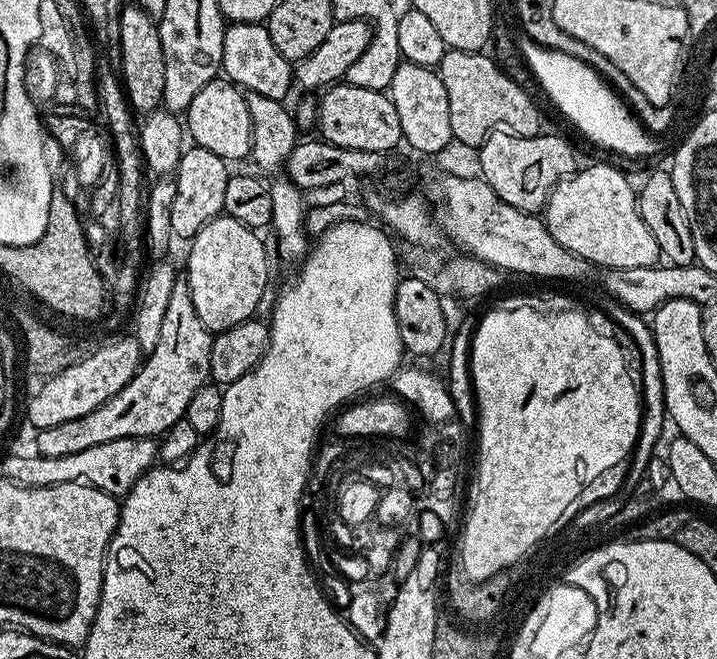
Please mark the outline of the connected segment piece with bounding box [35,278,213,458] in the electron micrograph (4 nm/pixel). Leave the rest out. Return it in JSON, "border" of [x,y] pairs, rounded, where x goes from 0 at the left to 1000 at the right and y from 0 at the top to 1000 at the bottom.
{"border":[[[247,423],[243,440],[237,440],[237,458],[232,464],[232,478],[226,489],[226,502],[220,511],[220,525],[199,542],[195,563],[165,592],[165,598],[148,608],[142,616],[126,622],[114,634],[98,634],[98,640],[81,640],[81,646],[64,646],[54,651],[50,660],[49,684],[64,695],[92,695],[92,689],[110,689],[114,683],[126,683],[126,677],[142,677],[142,671],[165,671],[165,665],[222,665],[229,660],[243,640],[257,636],[259,616],[265,616],[265,604],[282,584],[293,577],[293,525],[297,505],[276,483],[276,470],[271,470],[271,452],[262,439],[261,423]]]}

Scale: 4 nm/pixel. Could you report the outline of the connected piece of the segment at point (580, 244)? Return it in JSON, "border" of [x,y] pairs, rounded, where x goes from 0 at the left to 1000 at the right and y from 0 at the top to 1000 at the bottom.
{"border":[[[834,246],[823,256],[799,261],[771,285],[764,296],[764,308],[756,317],[756,332],[778,373],[789,373],[789,379],[817,392],[833,407],[914,407],[922,399],[923,387],[918,367],[891,325],[888,293],[870,261],[865,263],[854,249]]]}

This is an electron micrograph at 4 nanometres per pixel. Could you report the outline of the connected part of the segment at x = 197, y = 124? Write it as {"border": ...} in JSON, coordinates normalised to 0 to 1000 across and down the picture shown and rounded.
{"border":[[[317,118],[294,121],[265,155],[259,171],[259,200],[278,223],[304,234],[315,246],[335,243],[351,228],[351,187],[342,141]]]}

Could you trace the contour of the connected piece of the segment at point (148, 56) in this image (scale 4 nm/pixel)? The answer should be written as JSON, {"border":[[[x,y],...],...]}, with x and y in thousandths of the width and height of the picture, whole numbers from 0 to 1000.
{"border":[[[176,9],[167,18],[167,71],[165,109],[177,153],[185,171],[208,173],[225,162],[232,131],[232,94],[226,88],[226,64],[219,32],[206,18]]]}

